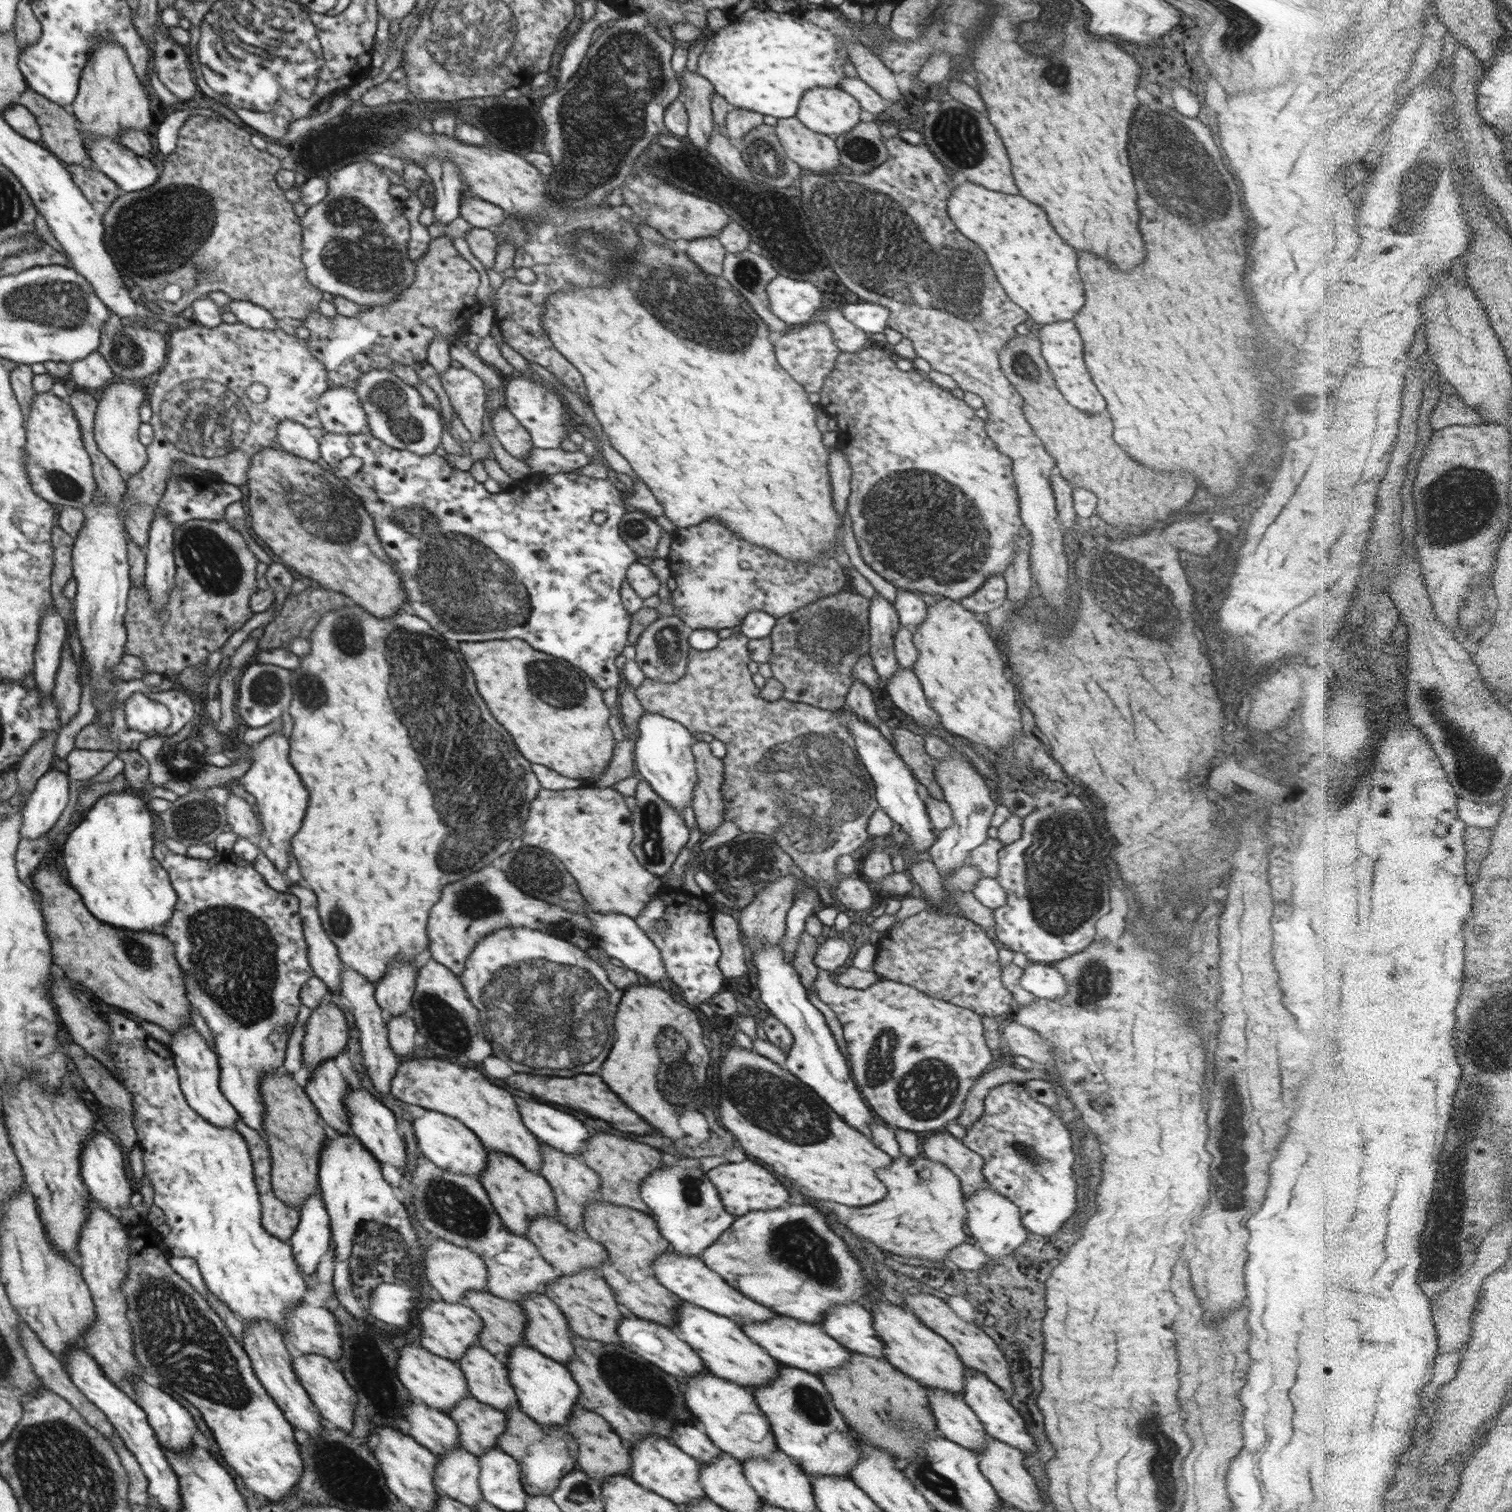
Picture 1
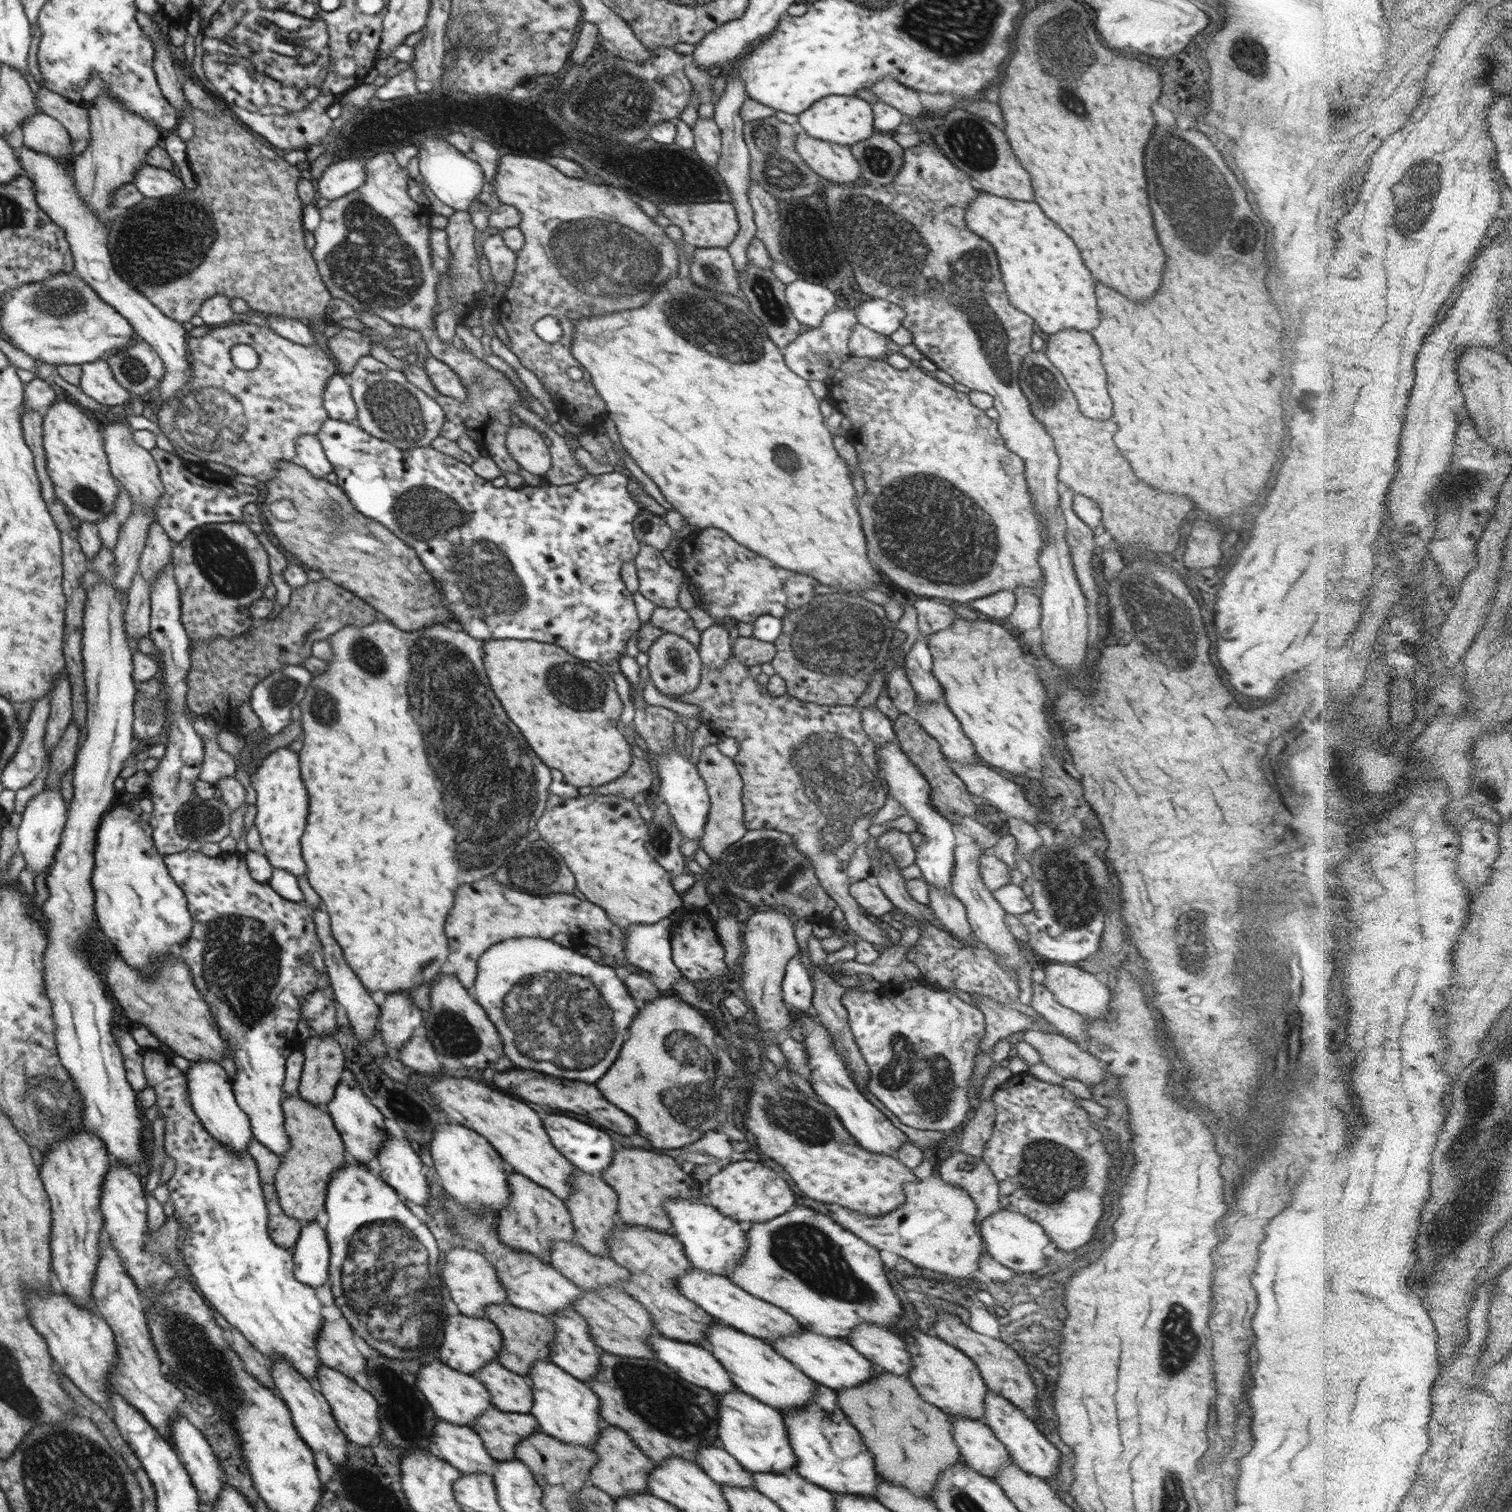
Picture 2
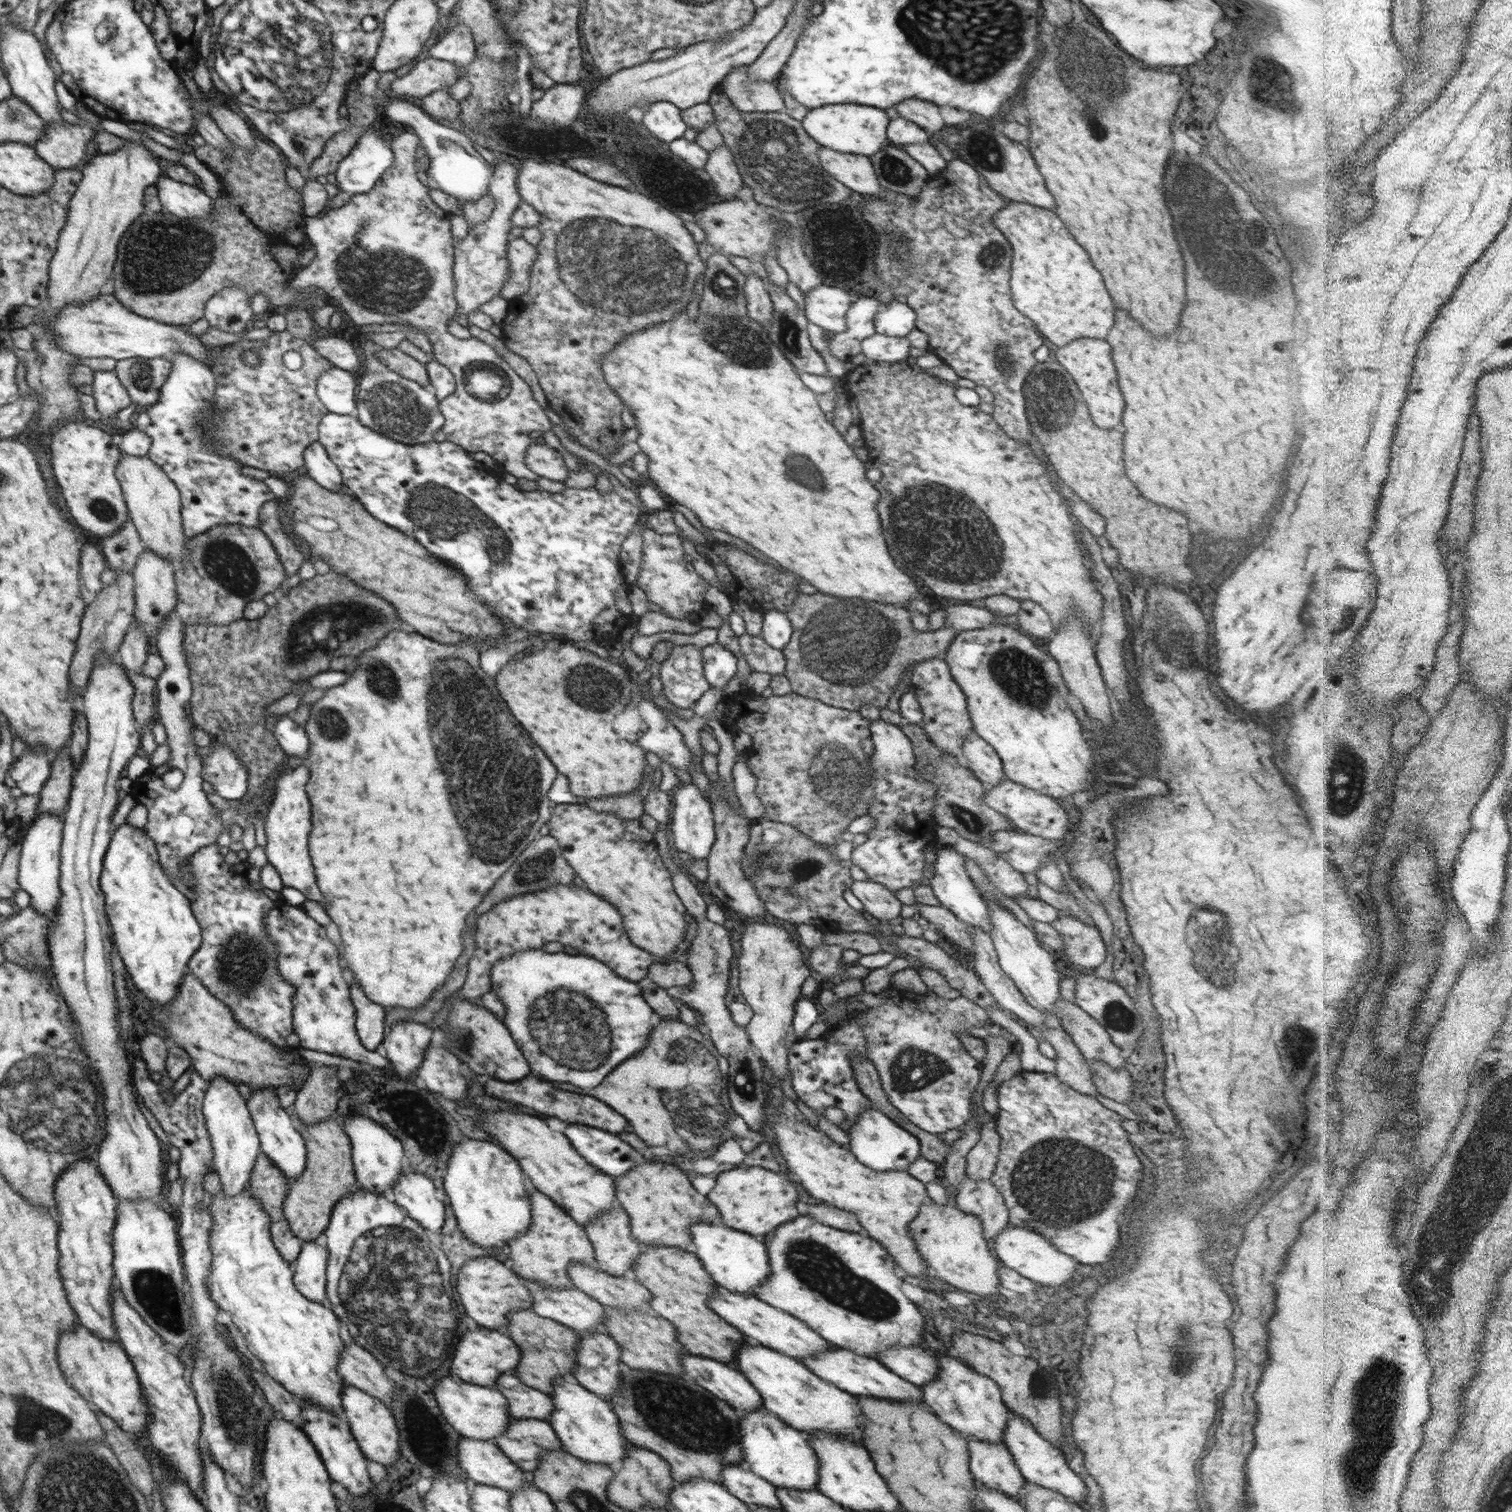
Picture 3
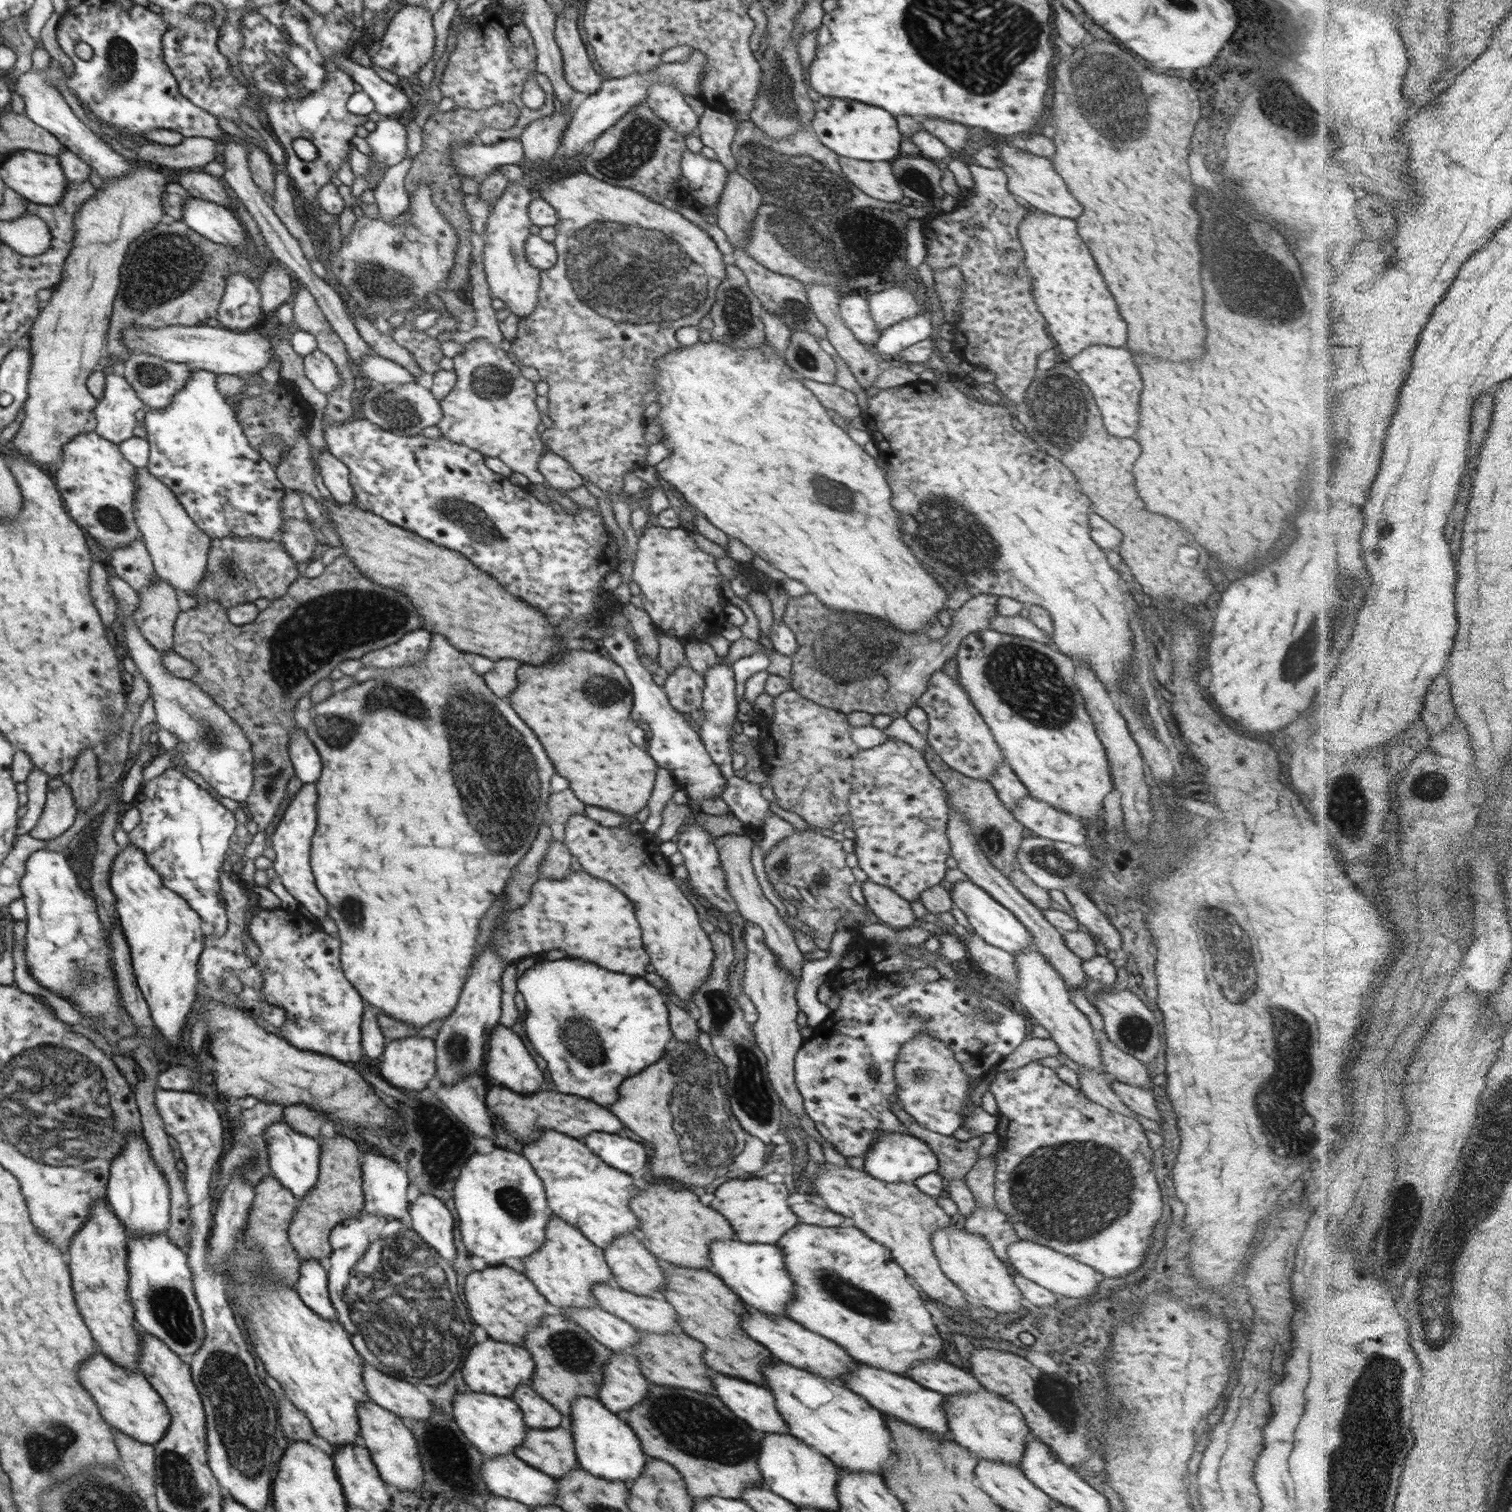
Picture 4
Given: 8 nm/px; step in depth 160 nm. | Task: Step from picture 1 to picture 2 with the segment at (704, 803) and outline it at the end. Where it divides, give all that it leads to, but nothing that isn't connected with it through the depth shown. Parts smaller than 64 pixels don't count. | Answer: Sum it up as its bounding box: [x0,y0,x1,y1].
[697,744,748,866]

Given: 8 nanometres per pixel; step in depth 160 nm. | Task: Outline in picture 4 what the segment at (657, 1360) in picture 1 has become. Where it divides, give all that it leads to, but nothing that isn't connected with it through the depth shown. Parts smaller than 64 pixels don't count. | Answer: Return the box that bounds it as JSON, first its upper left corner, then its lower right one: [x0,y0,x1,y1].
[709,1369,789,1434]

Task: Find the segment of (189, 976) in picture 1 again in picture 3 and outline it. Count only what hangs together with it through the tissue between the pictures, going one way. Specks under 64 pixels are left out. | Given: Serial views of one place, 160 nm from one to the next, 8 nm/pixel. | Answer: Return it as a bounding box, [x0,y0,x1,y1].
[187,844,306,1180]

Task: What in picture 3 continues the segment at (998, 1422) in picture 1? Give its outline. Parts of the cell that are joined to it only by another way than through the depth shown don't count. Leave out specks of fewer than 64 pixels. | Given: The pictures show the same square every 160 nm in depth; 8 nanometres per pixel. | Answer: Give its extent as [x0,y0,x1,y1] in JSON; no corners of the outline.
[1003,1413,1088,1502]

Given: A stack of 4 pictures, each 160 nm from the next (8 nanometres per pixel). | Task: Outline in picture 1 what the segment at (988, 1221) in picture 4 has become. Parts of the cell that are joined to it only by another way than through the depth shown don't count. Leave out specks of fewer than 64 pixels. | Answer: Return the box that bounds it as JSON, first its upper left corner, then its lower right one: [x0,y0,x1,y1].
[920,1131,988,1196]

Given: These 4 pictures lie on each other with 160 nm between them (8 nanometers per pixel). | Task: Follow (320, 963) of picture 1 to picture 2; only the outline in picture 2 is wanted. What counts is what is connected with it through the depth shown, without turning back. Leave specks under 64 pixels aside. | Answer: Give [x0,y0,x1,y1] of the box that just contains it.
[313,908,379,1042]

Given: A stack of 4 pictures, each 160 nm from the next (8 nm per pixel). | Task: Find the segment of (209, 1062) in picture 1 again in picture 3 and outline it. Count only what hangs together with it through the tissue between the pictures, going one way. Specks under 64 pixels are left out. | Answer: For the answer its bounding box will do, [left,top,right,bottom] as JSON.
[202,1077,261,1197]

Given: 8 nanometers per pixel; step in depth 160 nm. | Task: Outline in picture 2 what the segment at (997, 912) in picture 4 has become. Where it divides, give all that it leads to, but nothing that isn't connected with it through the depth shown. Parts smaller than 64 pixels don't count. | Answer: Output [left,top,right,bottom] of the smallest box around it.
[875,743,956,892]

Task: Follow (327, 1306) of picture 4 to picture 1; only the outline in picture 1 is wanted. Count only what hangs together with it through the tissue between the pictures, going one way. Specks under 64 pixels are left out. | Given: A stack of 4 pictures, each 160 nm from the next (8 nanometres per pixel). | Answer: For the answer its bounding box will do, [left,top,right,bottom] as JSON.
[291,1192,332,1279]

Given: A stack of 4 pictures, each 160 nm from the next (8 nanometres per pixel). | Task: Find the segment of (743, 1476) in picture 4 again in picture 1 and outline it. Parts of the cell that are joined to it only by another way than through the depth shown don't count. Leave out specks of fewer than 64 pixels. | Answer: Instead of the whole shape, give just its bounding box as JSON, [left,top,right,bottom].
[565,1334,699,1444]

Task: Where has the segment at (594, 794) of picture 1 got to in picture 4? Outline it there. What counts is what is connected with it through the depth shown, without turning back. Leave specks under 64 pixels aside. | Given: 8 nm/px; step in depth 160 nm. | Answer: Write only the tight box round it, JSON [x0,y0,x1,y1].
[563,814,715,1001]

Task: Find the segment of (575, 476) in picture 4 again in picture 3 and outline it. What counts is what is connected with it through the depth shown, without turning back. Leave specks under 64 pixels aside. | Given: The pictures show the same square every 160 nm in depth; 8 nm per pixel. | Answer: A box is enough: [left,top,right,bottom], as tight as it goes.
[526,440,569,482]

